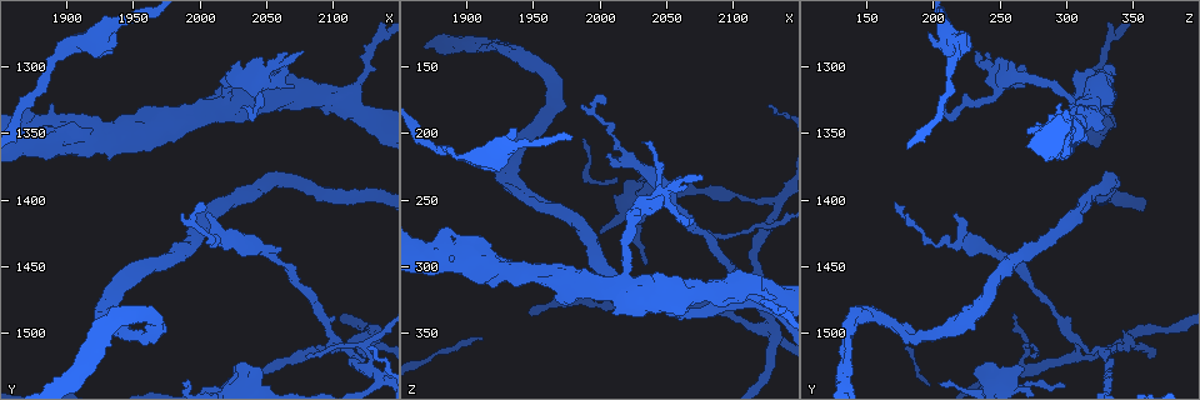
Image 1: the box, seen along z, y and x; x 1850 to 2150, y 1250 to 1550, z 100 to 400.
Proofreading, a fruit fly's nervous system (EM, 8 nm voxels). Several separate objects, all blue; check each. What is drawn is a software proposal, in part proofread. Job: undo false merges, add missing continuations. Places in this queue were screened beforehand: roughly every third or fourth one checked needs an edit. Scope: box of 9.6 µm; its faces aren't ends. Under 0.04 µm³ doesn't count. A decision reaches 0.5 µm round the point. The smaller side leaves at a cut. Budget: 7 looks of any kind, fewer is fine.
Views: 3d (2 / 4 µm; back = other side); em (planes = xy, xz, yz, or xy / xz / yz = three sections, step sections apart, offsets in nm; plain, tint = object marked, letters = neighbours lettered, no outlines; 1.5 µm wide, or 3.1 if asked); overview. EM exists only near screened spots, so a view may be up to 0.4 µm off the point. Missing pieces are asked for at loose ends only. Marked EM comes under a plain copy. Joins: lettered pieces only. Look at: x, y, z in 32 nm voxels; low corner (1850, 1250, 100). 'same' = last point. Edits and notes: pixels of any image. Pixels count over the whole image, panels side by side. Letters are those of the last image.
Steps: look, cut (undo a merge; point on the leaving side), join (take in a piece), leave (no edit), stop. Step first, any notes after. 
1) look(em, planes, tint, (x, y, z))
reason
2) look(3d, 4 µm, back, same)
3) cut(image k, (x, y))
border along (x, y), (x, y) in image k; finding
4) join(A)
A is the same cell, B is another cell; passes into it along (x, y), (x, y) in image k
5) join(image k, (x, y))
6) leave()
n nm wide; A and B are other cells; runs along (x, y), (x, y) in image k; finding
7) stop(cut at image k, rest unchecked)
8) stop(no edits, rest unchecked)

look(em, planes, letters, (2020, 1328, 306))
sudden change in width

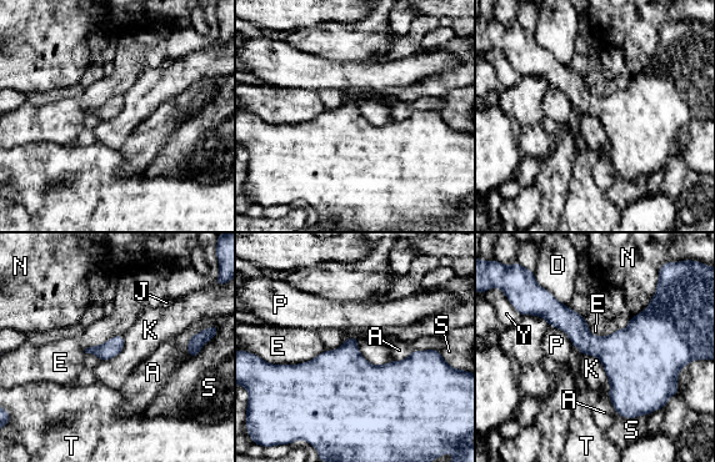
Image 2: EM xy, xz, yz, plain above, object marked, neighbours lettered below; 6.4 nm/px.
leave()
E touches over 380 nm; A, D, E, J, K, N, P, S, T and Y are other cells; border along (358, 340), (371, 363), (393, 361) in image 2; all the same neuron

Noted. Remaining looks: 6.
look(3d, 4 µm, (2034, 1330, 206))
an open end

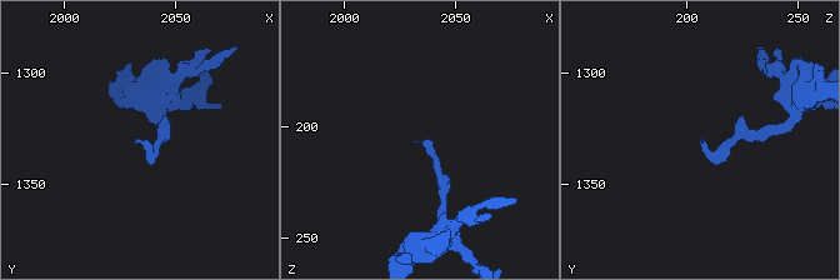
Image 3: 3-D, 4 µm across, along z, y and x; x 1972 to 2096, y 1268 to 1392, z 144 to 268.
look(em, planes, letters, (2033, 1330, 208))
need the tissue

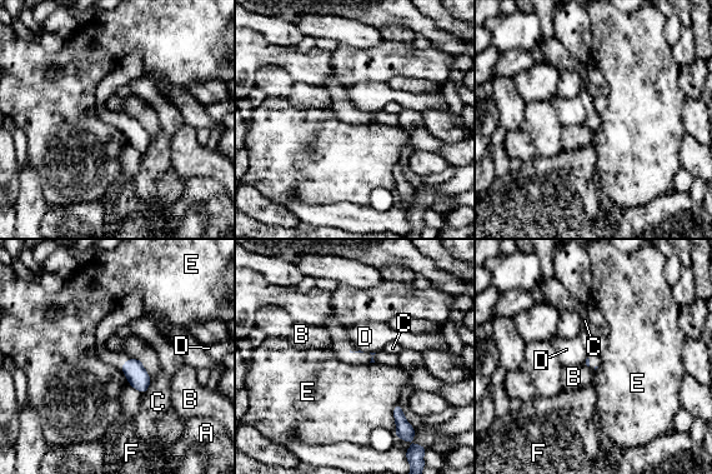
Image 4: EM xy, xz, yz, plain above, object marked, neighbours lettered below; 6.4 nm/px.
leave()
A, B, C, D, E and F are other cells; none of them fits

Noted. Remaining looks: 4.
look(em, xy, step 8, letters, (2128, 1506, 346))
three arms meet

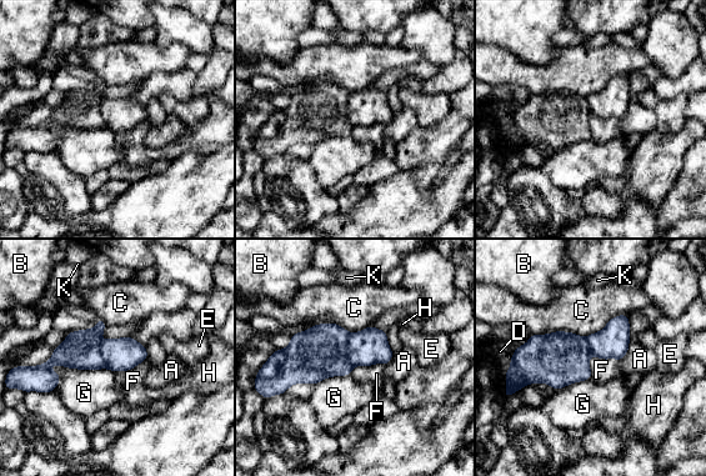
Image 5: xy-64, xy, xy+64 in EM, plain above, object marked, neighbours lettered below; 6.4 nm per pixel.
cut(image 5, (369, 346))
C touches over 650 nm; A, B, C, D, E, F, G, H and K are other cells; border along (349, 334), (346, 352), (352, 365) in image 5; two neurons meet here

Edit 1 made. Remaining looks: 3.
stop(cut at image 5, rest unchecked)

